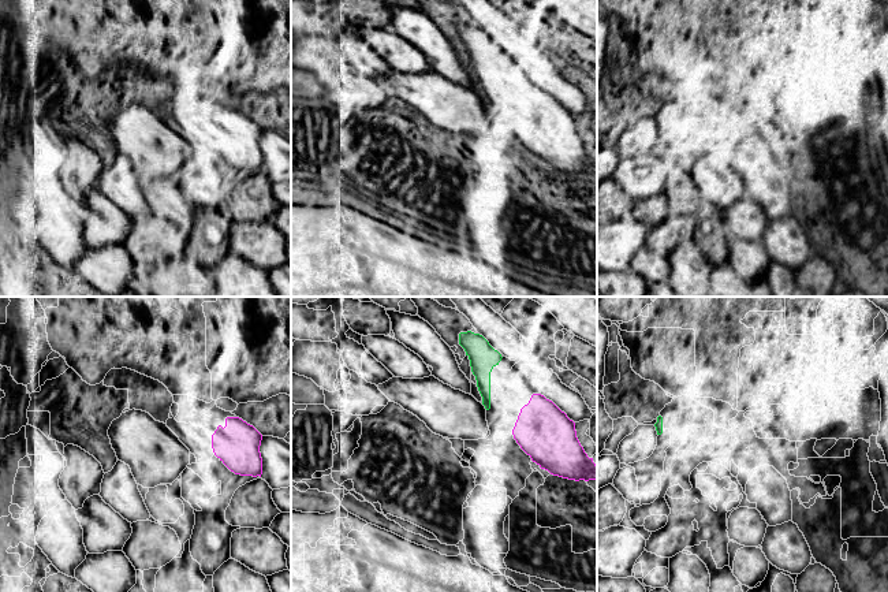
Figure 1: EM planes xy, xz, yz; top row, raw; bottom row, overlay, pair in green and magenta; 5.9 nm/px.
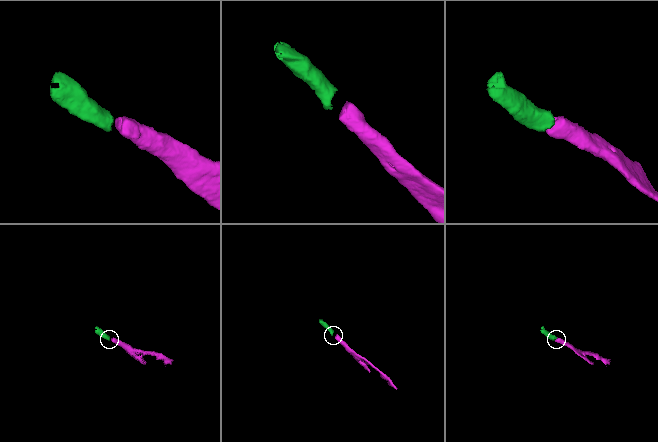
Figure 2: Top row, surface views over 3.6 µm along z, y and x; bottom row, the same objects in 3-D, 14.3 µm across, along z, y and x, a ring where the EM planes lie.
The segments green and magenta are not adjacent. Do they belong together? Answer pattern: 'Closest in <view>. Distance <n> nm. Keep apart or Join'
Closest in xz. Distance 170 nm. Join

